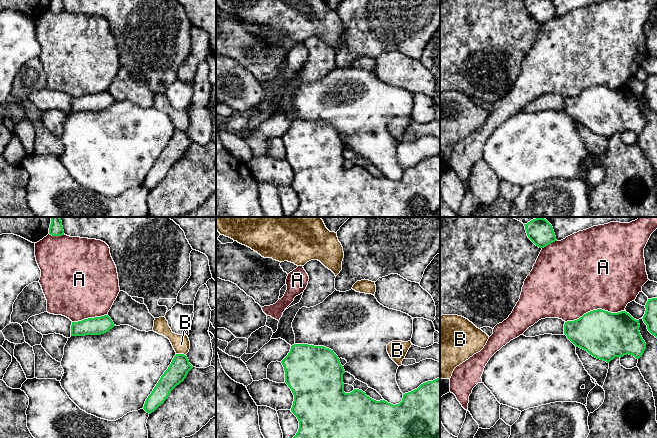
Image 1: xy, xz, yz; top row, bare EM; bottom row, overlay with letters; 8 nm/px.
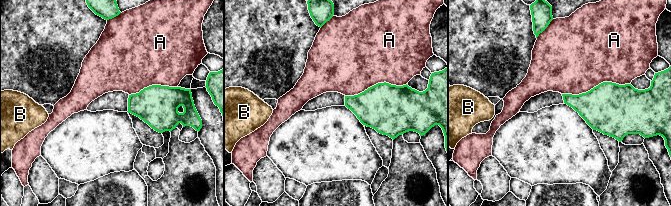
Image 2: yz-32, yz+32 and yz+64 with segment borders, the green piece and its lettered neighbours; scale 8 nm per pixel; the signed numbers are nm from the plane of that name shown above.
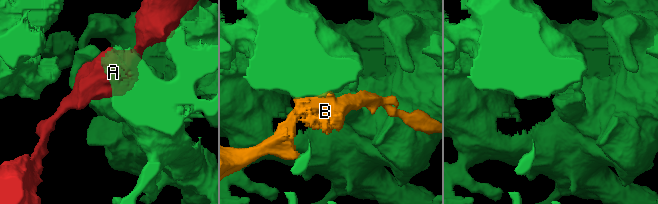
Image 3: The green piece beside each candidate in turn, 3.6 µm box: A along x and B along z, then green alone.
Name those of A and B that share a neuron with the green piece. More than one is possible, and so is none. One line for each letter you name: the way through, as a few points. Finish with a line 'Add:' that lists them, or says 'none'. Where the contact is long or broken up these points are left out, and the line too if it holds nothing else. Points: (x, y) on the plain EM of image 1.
Add: none

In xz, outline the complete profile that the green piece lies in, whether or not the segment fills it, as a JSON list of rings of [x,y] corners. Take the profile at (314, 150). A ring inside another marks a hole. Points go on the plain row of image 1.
[[[294,120],[281,139],[285,159],[294,171],[291,188],[299,197],[298,208],[290,217],[440,217],[440,154],[403,170],[402,177],[393,181],[385,176],[376,177],[359,165],[345,169],[345,146],[333,126],[324,122]]]

